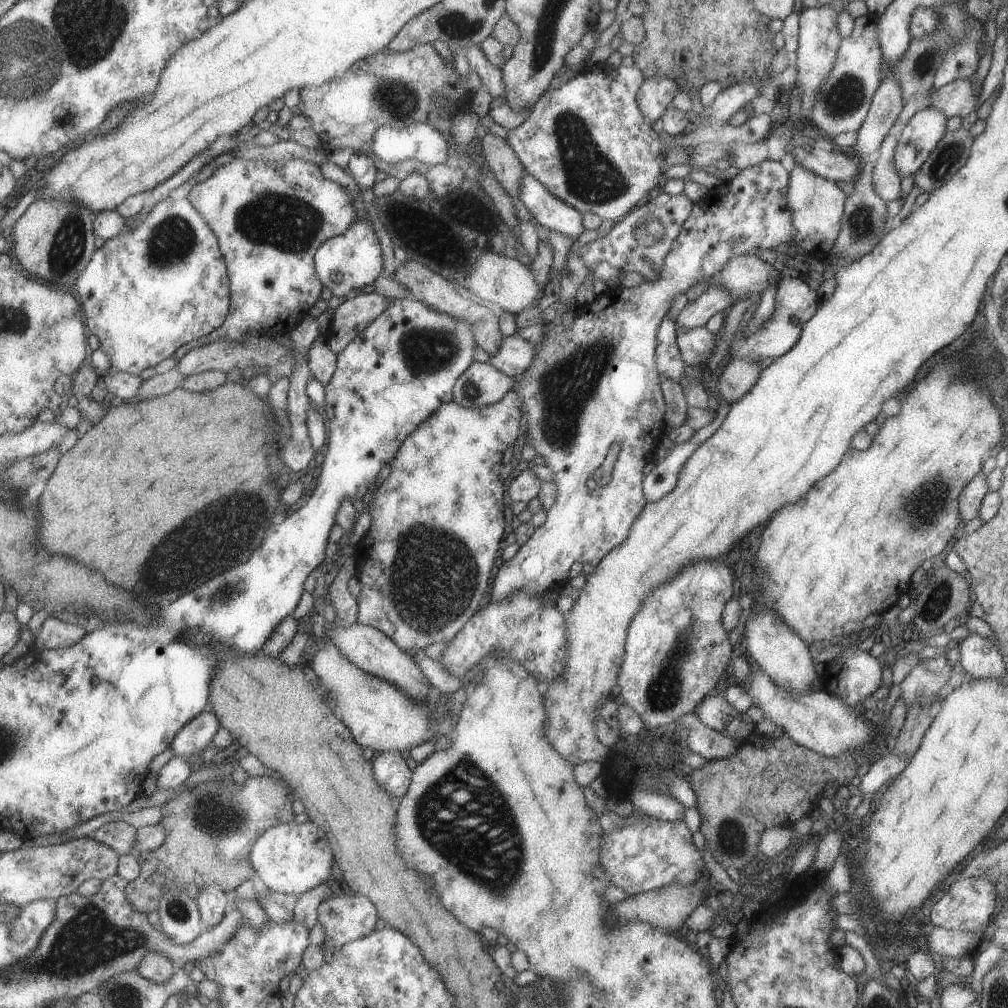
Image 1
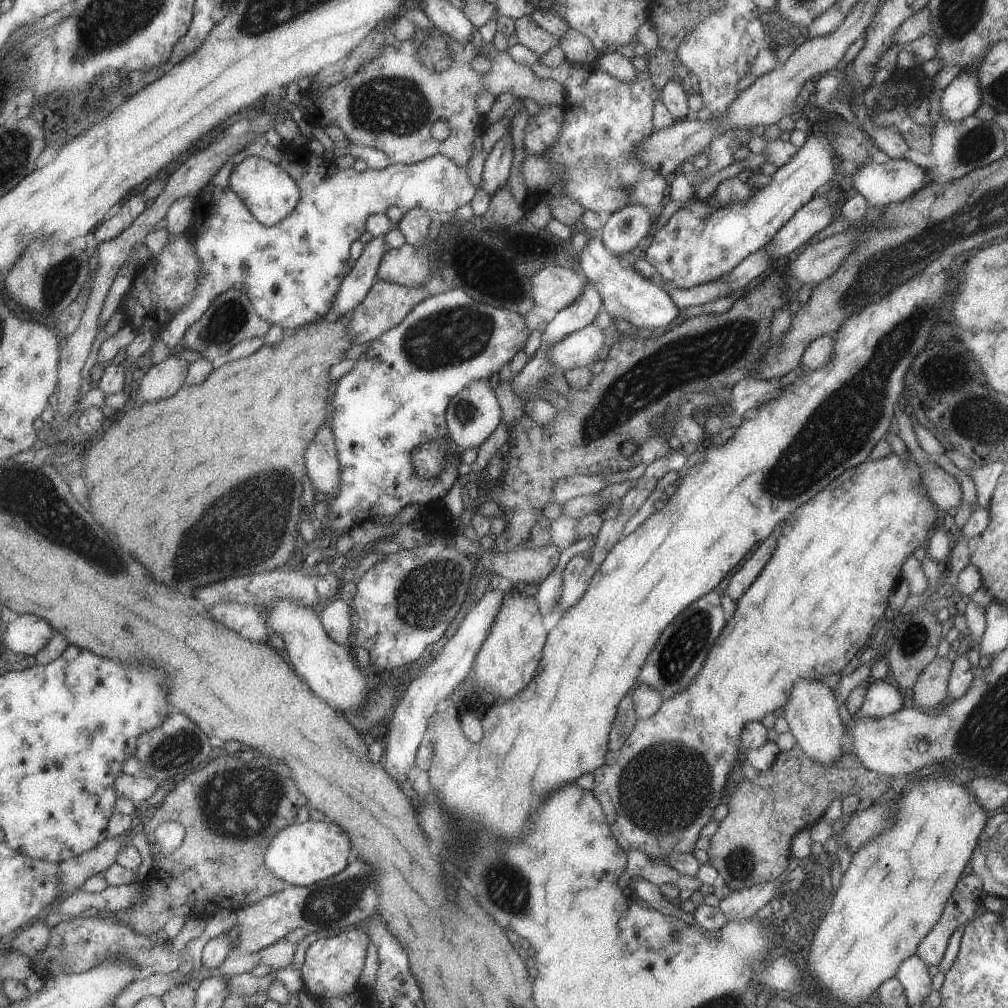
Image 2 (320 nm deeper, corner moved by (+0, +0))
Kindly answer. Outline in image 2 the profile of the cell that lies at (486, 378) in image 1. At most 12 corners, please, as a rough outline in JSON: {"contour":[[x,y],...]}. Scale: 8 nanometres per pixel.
{"contour":[[489,380],[463,386],[448,403],[448,436],[477,448],[501,410]]}

